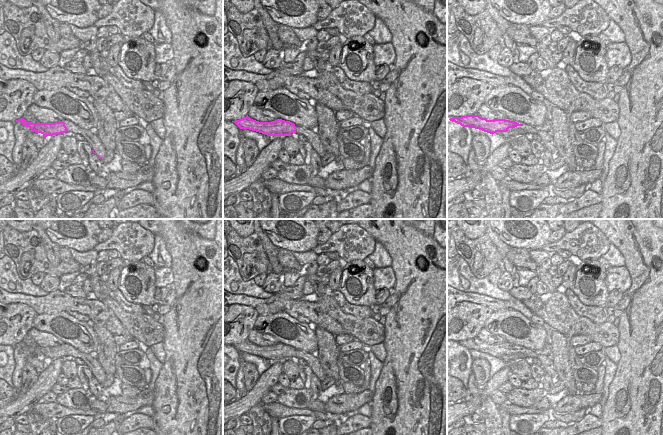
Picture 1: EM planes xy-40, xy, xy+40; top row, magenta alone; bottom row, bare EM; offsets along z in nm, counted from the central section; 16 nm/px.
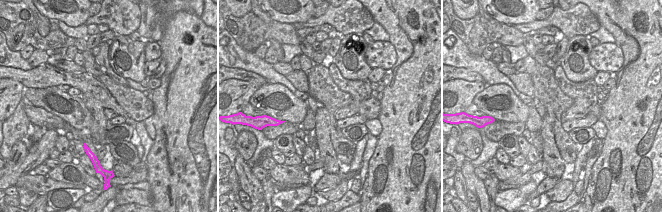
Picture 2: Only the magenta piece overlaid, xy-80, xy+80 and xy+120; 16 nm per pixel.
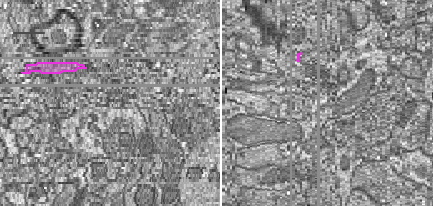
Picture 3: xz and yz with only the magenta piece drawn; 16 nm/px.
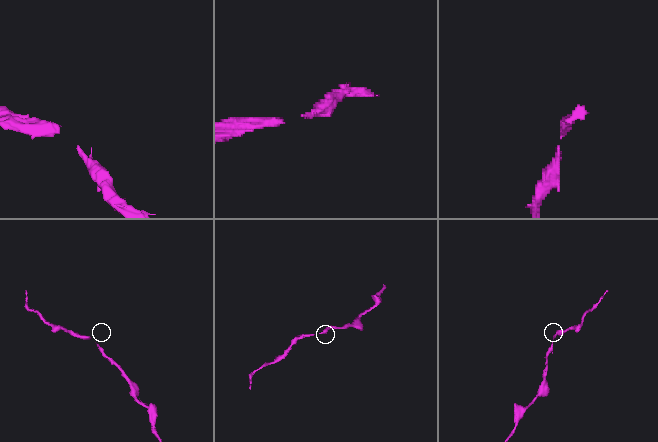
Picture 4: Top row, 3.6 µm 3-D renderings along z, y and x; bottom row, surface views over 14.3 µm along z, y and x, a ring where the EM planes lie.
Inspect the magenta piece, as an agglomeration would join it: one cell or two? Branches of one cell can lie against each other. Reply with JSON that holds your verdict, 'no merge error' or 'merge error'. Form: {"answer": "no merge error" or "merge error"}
{"answer": "no merge error"}

